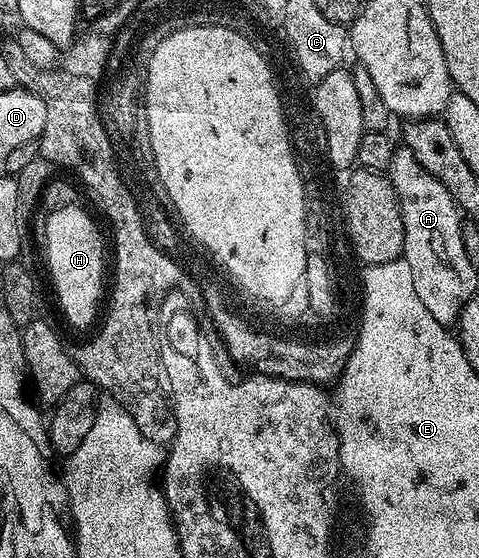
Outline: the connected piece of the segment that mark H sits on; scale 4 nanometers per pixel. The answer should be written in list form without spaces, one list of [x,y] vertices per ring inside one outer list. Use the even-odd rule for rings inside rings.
[[[79,203],[71,204],[70,206],[62,206],[61,208],[53,208],[51,211],[47,213],[48,217],[44,220],[44,256],[48,259],[48,272],[52,275],[52,288],[56,291],[56,300],[60,303],[60,308],[64,311],[64,316],[69,320],[70,323],[73,324],[76,328],[88,328],[92,323],[95,325],[98,320],[98,313],[102,308],[102,300],[100,304],[100,295],[105,295],[106,292],[106,280],[104,284],[104,248],[106,252],[106,240],[100,237],[100,228],[98,225],[92,221],[92,216],[87,212],[86,209],[80,208],[81,205]]]

